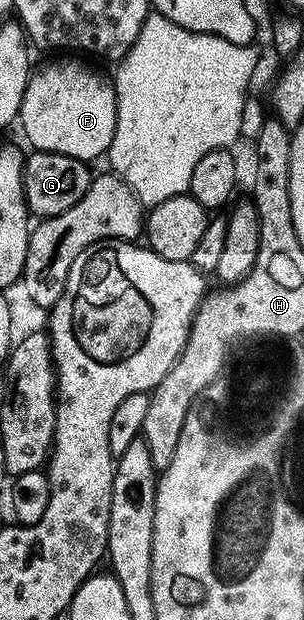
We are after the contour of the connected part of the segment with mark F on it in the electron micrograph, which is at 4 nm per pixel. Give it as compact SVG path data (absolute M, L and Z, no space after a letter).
M66 59L70 61L58 61L55 65L46 65L42 70L31 76L22 112L20 114L20 126L26 132L30 140L30 149L39 153L59 153L75 157L87 163L94 163L97 157L105 158L110 152L117 127L117 95L115 86L105 81L94 69L81 65L81 60Z

